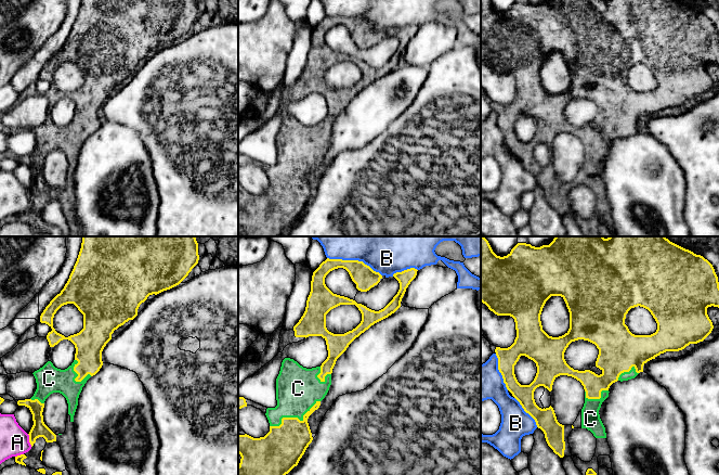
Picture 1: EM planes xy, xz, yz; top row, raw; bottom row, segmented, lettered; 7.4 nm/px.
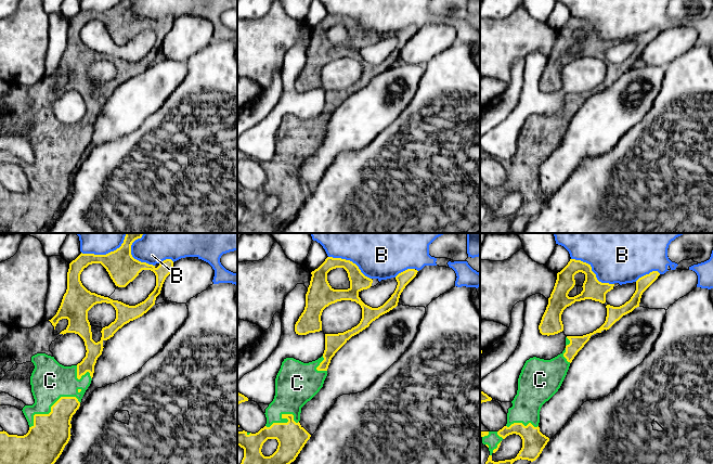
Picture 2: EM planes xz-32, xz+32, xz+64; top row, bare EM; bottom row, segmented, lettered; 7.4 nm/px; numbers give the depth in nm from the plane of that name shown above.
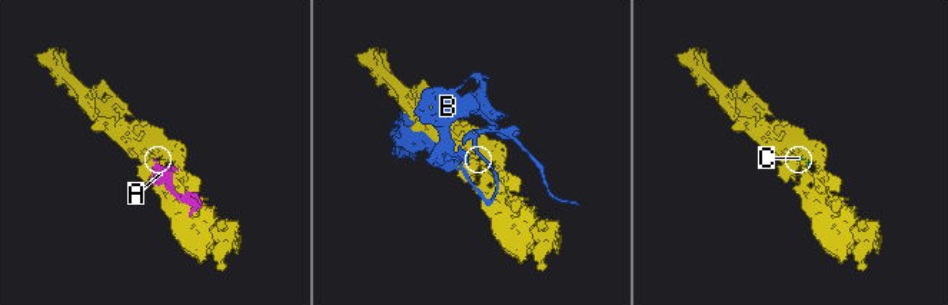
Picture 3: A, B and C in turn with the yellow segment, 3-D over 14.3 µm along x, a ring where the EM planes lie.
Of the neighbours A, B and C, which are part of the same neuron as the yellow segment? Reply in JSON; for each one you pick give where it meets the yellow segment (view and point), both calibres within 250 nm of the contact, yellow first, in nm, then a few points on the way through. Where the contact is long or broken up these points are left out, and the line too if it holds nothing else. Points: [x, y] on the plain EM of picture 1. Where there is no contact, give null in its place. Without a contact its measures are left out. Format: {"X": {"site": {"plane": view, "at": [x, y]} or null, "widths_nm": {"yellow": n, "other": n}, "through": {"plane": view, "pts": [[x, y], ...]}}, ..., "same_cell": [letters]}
{"C": {"site": {"plane": "xz", "at": [293, 175]}, "widths_nm": {"yellow": 320, "other": 320}}, "same_cell": ["C"]}

